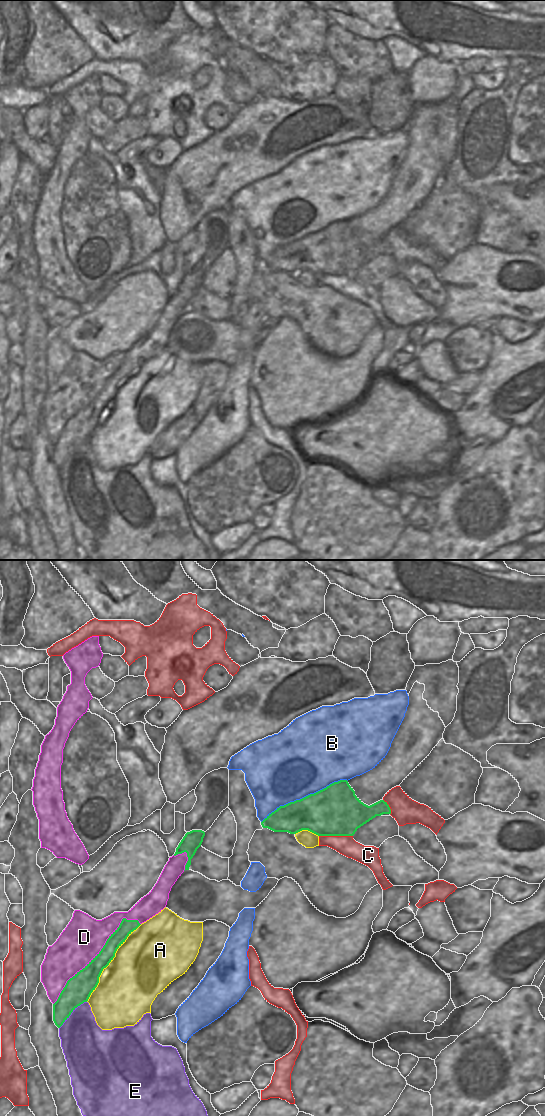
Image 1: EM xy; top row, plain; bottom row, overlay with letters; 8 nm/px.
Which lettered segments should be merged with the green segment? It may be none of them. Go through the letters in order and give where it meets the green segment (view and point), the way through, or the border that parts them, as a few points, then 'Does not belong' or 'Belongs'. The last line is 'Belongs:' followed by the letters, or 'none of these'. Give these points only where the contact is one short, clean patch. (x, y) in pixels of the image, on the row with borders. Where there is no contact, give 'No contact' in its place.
A: Touches green at xy (110, 961). Does not belong
B: Touches green at xy (304, 797). Does not belong
C: Touches green at xy (336, 835). Does not belong
D: Touches green at xy (97, 954). Does not belong
E: Touches green at xy (71, 1012). Does not belong
Belongs: none of these.

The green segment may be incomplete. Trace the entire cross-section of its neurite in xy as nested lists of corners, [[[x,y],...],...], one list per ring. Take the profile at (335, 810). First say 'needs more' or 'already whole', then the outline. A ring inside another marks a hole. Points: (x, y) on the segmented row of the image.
already whole; [[[340,780],[314,794],[280,806],[269,814],[261,825],[274,832],[290,834],[308,830],[318,836],[353,836],[358,828],[383,814],[391,814],[387,802],[380,800],[368,806],[355,795],[355,791],[347,780]]]

